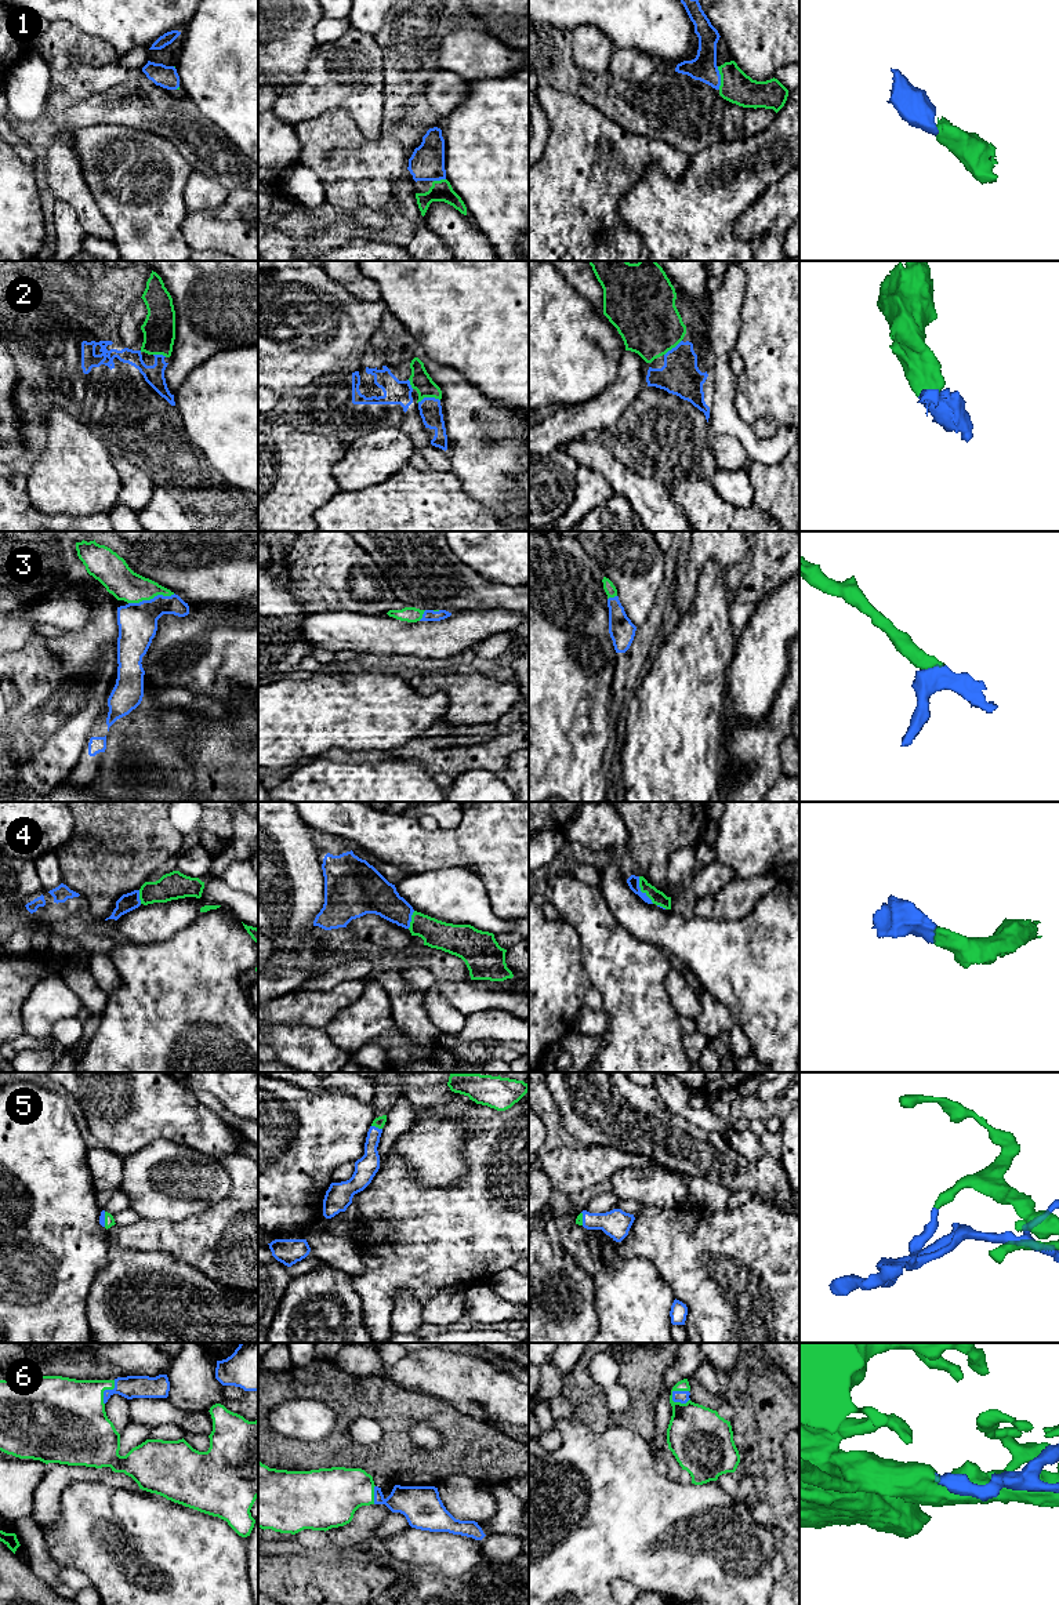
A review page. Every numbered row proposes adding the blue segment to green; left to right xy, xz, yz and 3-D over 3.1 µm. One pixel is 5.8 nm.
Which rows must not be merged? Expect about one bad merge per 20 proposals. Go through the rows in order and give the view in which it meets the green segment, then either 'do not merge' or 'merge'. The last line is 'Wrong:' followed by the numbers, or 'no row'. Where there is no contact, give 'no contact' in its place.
1: yz | merge
2: xz | merge
3: xy | merge
4: yz | merge
5: xz | merge
6: yz | merge
Wrong: no row

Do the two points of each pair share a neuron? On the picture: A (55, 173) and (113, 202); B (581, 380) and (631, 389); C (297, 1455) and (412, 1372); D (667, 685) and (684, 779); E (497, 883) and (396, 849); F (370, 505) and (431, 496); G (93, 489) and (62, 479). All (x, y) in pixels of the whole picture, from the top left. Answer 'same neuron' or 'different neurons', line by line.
A: different neurons
B: different neurons
C: different neurons
D: same neuron
E: same neuron
F: same neuron
G: same neuron

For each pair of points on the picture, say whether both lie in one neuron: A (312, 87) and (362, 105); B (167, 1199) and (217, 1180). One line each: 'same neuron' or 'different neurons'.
A: same neuron
B: same neuron

